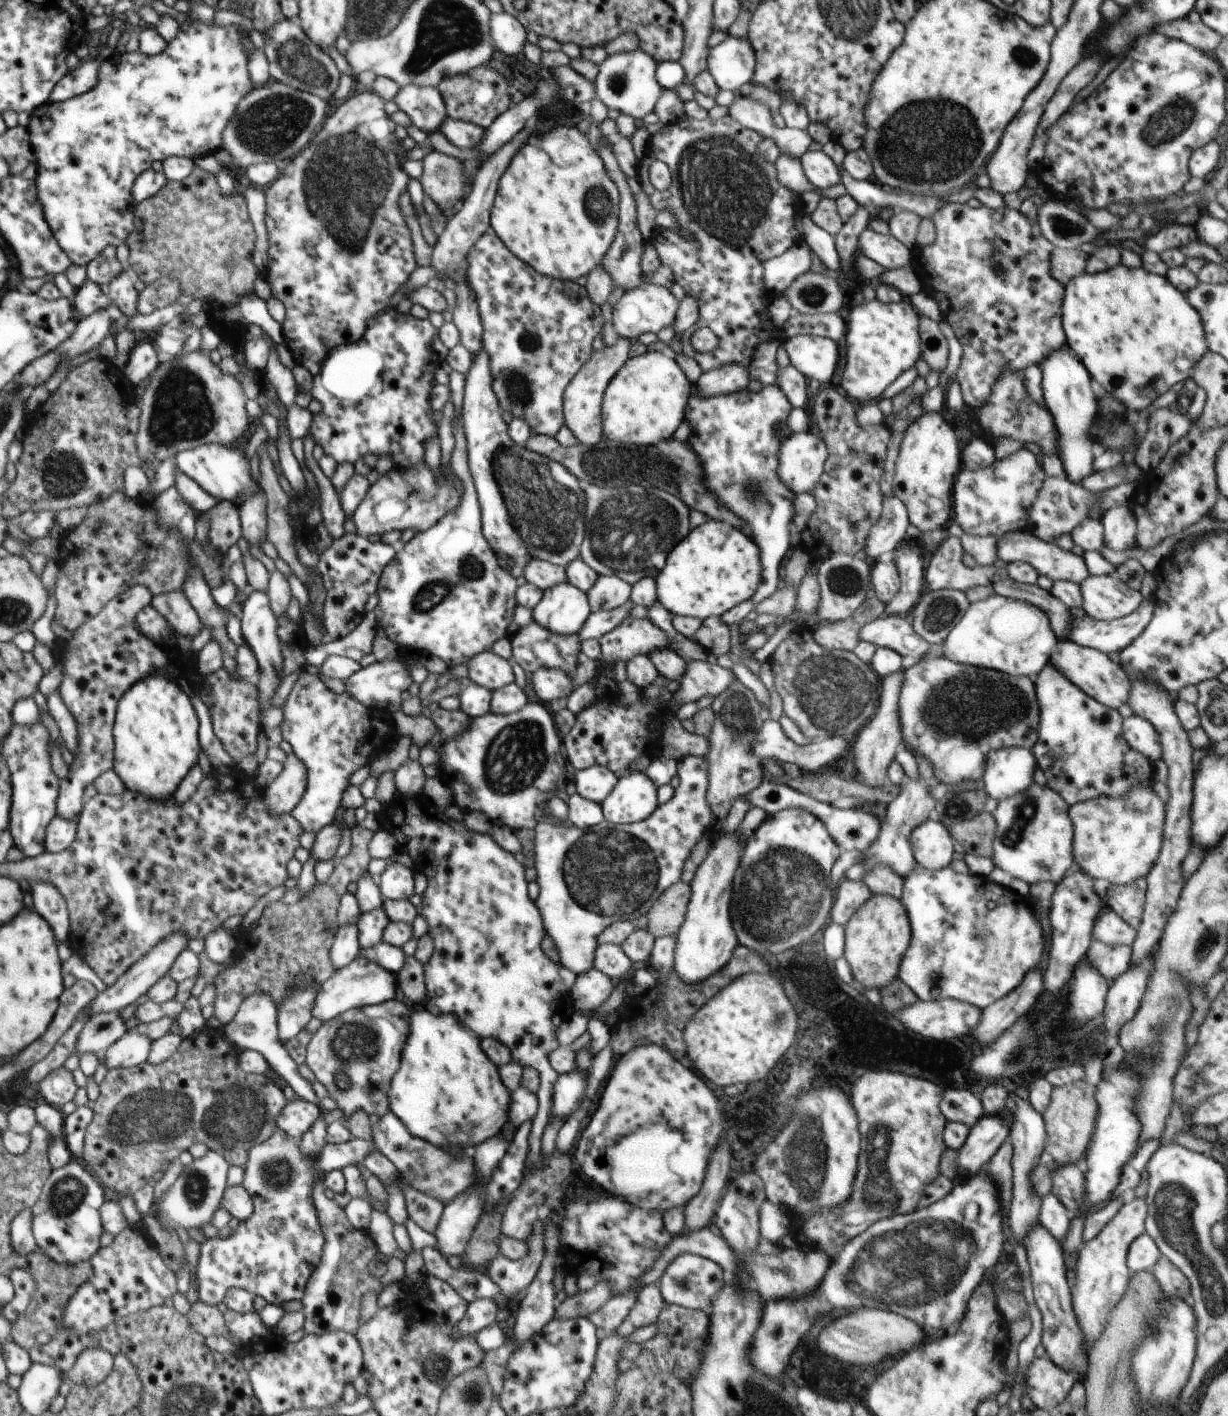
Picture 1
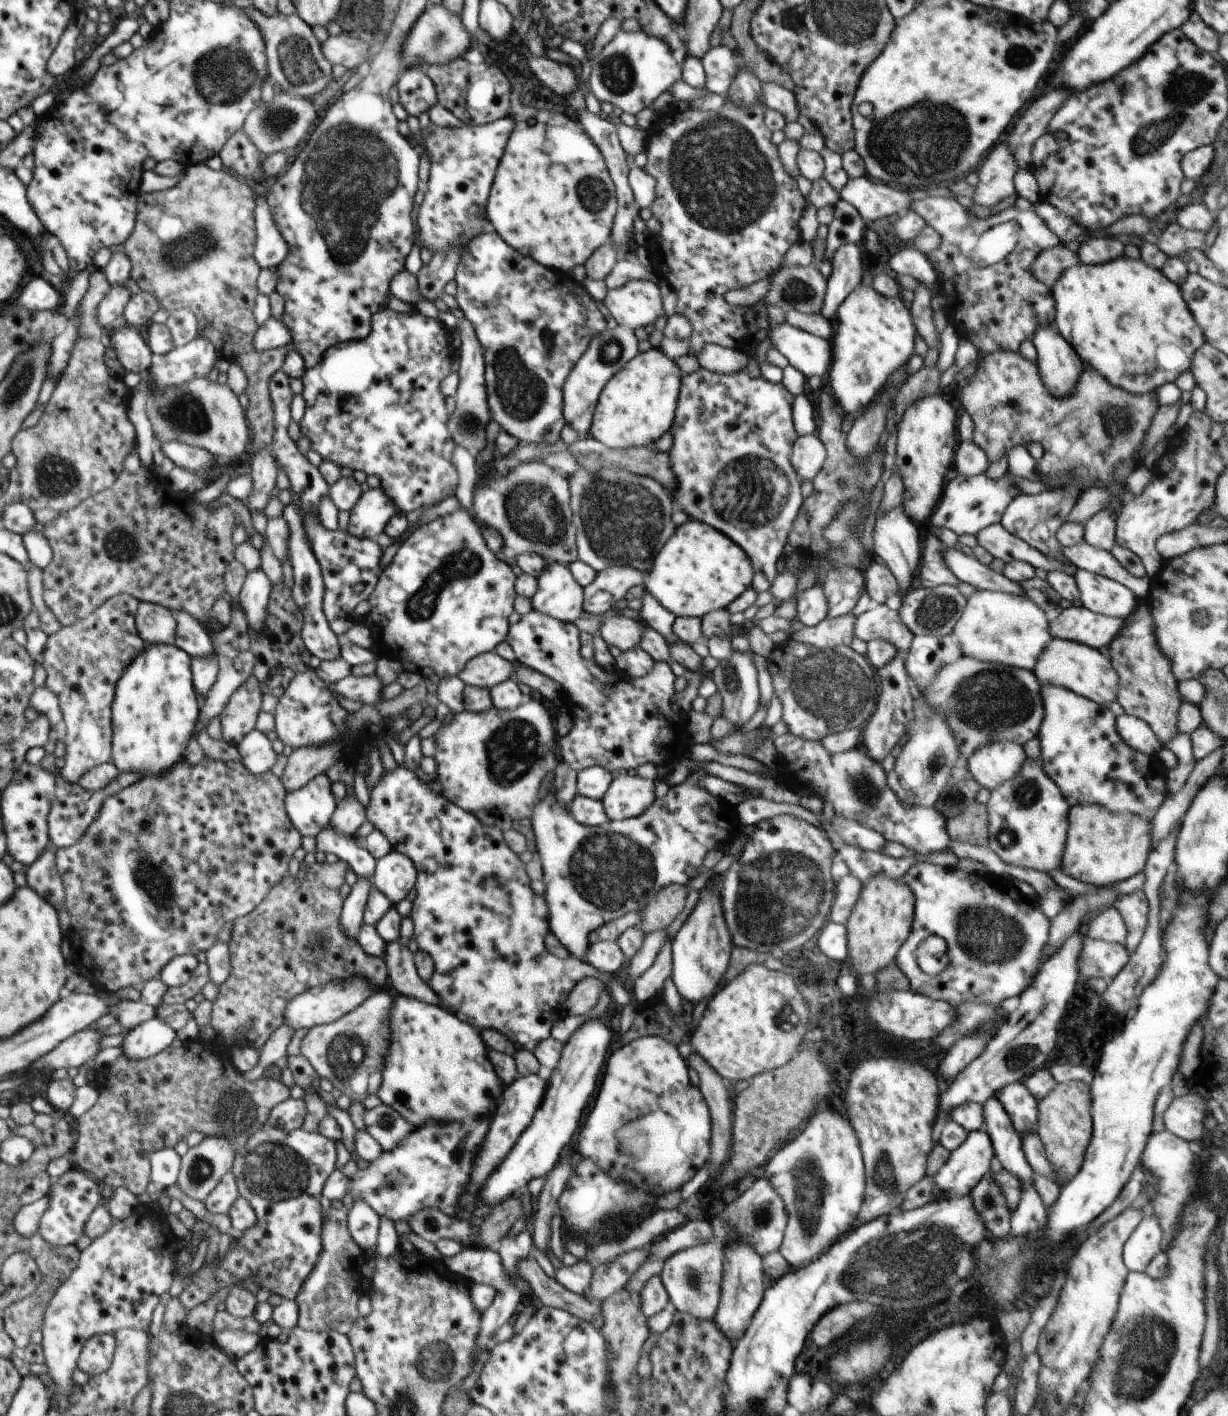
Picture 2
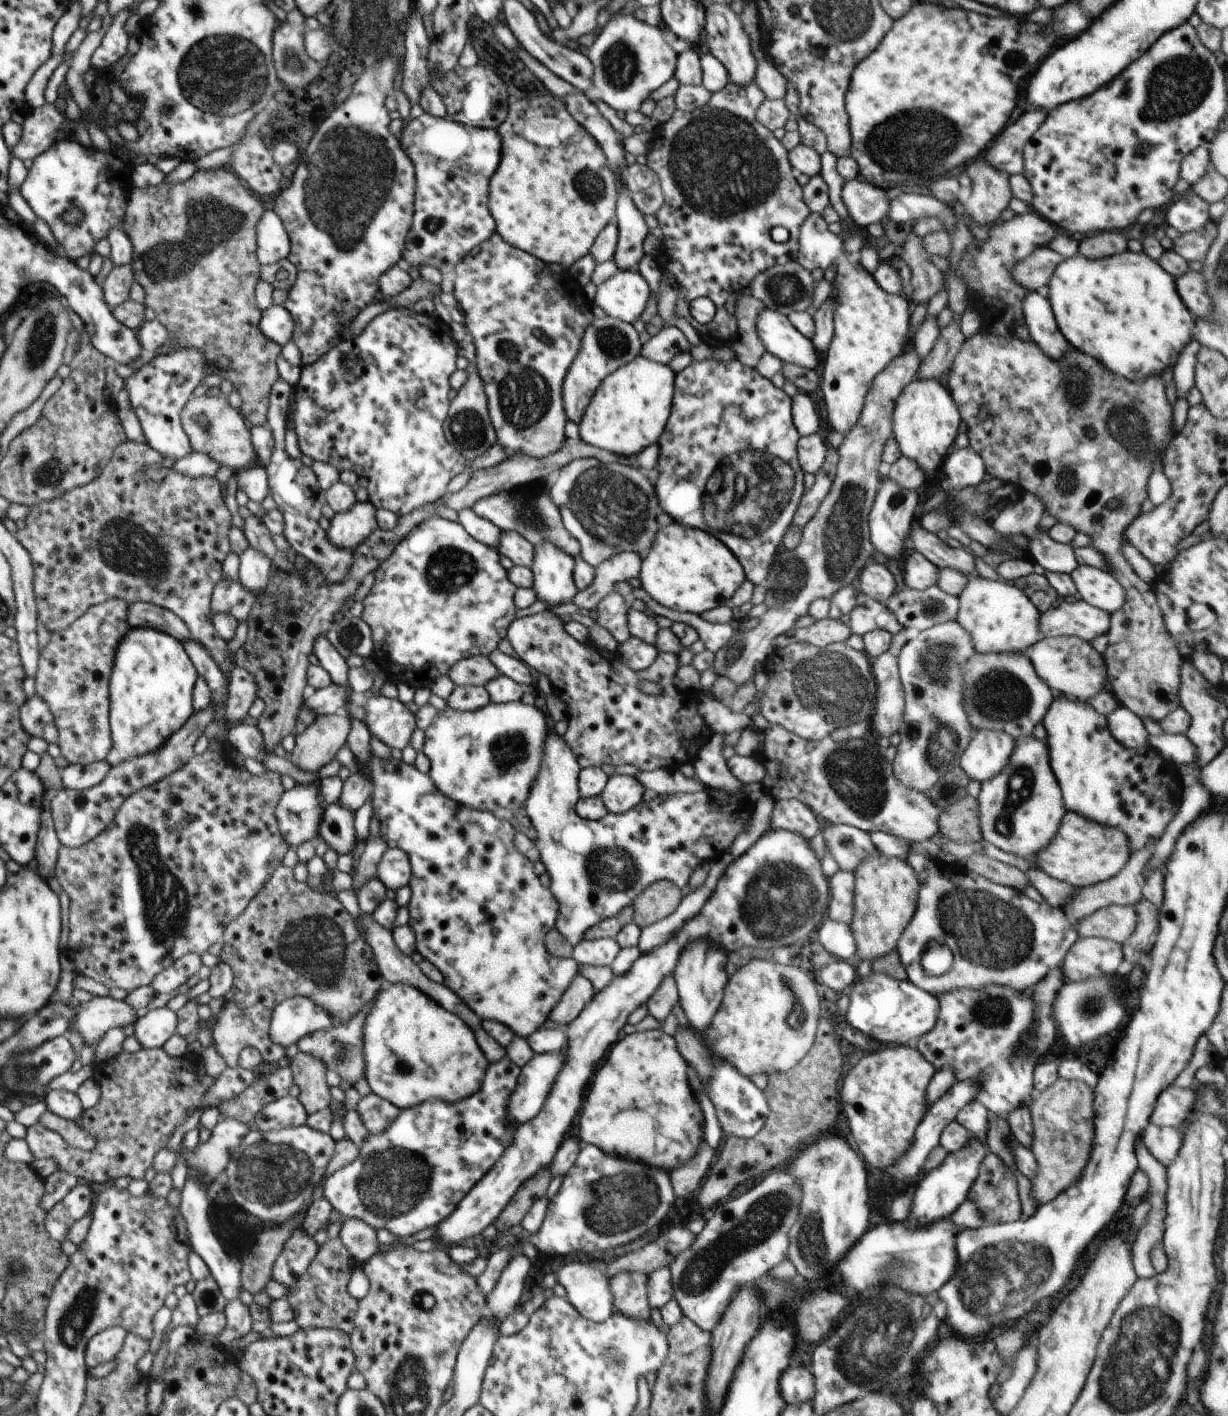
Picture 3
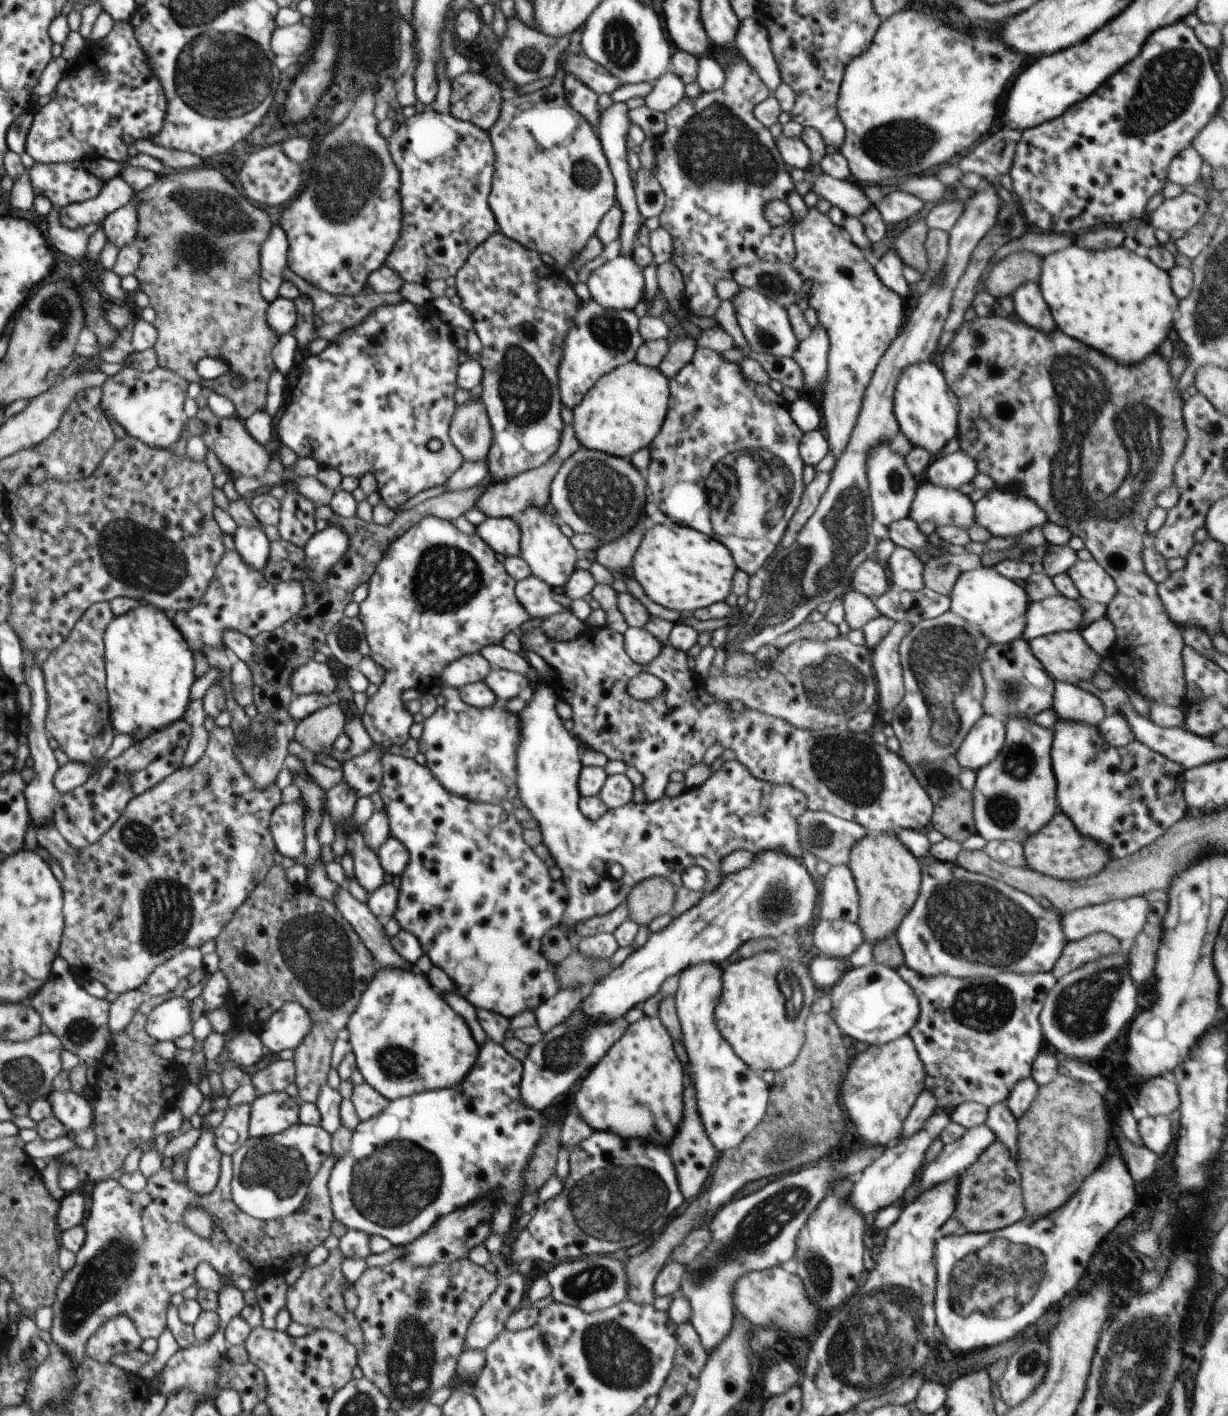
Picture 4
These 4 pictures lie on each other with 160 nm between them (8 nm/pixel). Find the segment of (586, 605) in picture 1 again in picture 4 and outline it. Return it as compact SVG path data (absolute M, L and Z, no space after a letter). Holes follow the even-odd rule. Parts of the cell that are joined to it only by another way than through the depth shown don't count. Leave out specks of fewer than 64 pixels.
M528 507L522 513L522 519L517 525L521 530L521 557L531 568L531 574L552 588L563 588L577 568L576 563L581 555L573 547L570 538L560 531L550 516L536 507Z

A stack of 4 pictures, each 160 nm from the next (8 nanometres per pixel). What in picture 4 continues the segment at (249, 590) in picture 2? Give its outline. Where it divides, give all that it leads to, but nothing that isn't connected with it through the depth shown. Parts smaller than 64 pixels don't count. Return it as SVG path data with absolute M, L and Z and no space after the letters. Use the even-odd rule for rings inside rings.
M264 526L238 527L233 534L235 550L250 569L262 572L269 559L270 542L263 530Z

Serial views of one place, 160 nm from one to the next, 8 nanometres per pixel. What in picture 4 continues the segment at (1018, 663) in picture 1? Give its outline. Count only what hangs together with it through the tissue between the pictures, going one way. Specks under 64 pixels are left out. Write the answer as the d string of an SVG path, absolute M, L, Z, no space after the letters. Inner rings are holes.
M980 566L976 570L960 574L949 597L951 611L965 621L978 625L990 645L1007 645L1023 638L1025 614L1030 604L1029 596L1022 586L1002 576L994 566Z

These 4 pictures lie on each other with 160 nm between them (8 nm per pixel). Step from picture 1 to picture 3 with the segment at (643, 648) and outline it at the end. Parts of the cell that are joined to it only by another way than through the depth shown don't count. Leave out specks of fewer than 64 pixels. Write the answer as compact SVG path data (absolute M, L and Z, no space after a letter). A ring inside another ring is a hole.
M616 590L608 596L605 596L599 602L597 609L597 623L602 628L606 628L618 643L626 642L631 637L627 617L630 606Z

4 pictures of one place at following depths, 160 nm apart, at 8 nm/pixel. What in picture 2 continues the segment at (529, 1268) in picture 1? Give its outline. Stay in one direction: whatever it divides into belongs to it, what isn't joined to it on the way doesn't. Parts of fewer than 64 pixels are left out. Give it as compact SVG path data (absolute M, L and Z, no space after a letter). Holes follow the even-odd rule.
M475 1243L464 1246L456 1256L443 1257L442 1261L448 1270L452 1271L455 1275L460 1275L471 1283L471 1285L482 1283L492 1285L492 1288L496 1289L497 1293L492 1304L481 1314L480 1332L477 1338L477 1345L479 1346L477 1354L483 1350L490 1350L494 1346L491 1336L493 1336L497 1328L508 1323L508 1320L512 1318L512 1314L518 1308L518 1302L526 1296L521 1278L519 1277L517 1280L516 1277L511 1277L507 1273L498 1251L478 1247Z

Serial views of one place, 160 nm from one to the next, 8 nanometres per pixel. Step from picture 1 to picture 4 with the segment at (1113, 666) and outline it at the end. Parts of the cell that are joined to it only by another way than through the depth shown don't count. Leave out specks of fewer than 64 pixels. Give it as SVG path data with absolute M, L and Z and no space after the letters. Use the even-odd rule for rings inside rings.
M1060 631L1046 636L1041 636L1029 641L1029 645L1032 654L1040 661L1044 670L1055 680L1055 682L1060 681L1078 686L1081 682L1090 681L1096 672L1102 669L1102 658L1098 656L1097 652L1092 650L1091 646L1088 646L1088 643L1084 640L1080 631Z

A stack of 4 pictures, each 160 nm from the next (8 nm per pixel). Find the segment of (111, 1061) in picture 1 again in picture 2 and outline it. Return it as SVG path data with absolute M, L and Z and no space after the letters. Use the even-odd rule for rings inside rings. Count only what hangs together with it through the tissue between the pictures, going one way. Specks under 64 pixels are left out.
M156 1016L124 1033L122 1055L135 1061L144 1060L168 1048L176 1038L172 1027Z

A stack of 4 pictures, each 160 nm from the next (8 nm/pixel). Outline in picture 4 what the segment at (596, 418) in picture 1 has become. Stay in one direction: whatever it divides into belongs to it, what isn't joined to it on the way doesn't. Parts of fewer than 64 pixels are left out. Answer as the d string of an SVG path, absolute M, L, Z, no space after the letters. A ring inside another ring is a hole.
M592 298L574 307L575 325L568 331L564 341L558 378L559 393L564 406L573 410L584 395L611 370L634 361L637 350L645 341L639 333L639 318L634 311L617 311L600 306Z

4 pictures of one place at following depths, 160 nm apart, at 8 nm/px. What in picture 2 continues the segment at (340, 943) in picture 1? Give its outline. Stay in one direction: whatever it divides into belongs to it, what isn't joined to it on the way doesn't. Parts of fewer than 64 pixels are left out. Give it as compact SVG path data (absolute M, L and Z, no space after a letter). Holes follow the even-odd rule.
M358 878L350 894L343 899L340 928L347 939L356 940L363 926L363 914L372 890L372 882Z

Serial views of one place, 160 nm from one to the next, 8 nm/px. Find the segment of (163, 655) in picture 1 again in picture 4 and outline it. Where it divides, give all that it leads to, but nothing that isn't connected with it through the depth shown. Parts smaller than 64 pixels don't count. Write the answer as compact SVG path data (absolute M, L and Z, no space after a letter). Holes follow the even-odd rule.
M111 604L92 605L58 649L49 651L41 664L47 690L48 712L45 727L54 736L70 761L91 763L106 754L116 735L111 723L107 693L106 646L103 642L110 621L115 617Z

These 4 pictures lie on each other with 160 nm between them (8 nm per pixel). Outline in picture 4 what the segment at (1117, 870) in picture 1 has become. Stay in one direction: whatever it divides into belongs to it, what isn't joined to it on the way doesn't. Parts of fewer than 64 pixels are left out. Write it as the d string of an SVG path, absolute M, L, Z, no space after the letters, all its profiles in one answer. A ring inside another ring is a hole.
M1060 810L1043 829L1022 842L1022 846L1028 868L1063 881L1079 881L1096 876L1112 860L1106 845L1084 836Z

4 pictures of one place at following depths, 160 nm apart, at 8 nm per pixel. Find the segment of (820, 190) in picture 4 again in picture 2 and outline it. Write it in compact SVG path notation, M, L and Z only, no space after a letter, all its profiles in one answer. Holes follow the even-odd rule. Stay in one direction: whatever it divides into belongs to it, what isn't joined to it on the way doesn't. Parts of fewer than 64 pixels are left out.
M867 175L849 178L839 193L842 199L856 208L865 222L904 216L914 202L908 192L895 190Z

